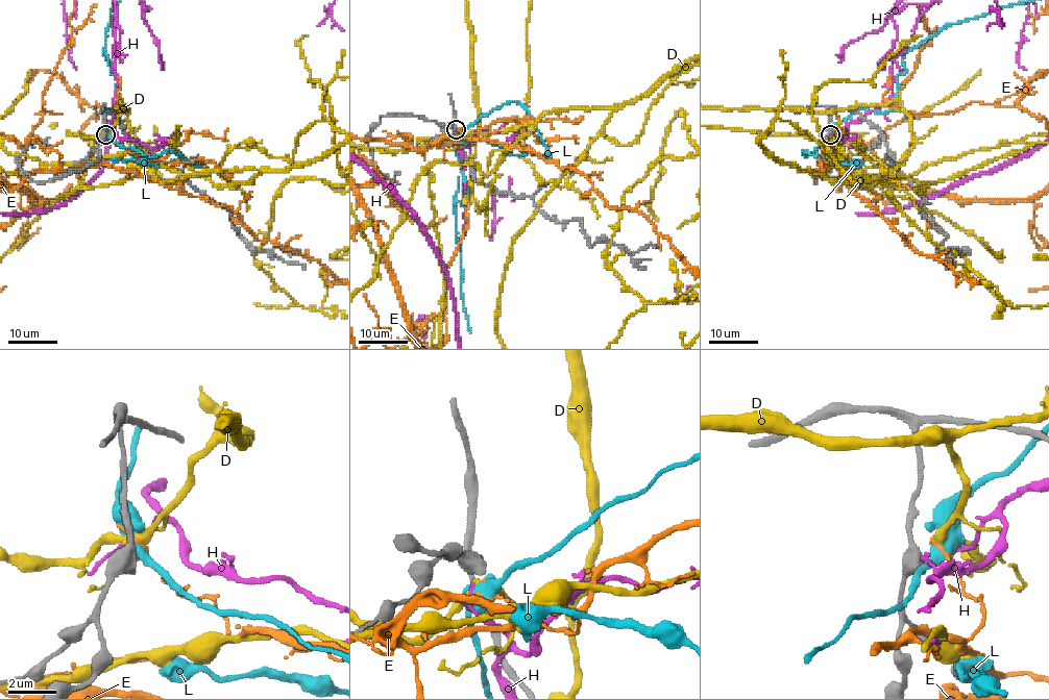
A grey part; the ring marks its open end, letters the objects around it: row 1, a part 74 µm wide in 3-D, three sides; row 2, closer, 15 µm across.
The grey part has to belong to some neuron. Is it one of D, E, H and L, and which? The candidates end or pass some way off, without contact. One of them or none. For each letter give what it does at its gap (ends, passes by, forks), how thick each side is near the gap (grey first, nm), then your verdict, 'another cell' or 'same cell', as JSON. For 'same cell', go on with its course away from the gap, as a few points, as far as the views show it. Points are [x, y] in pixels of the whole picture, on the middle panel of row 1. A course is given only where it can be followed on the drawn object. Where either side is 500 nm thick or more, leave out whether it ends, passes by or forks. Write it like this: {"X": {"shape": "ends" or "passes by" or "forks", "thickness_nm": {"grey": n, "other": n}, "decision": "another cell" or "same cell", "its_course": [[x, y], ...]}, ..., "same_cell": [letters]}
{"D": {"thickness_nm": {"grey": 500, "other": 280}, "decision": "another cell"}, "E": {"thickness_nm": {"grey": 500, "other": 130}, "decision": "another cell"}, "H": {"thickness_nm": {"grey": 500, "other": 80}, "decision": "another cell"}, "L": {"thickness_nm": {"grey": 500, "other": 480}, "decision": "another cell"}, "same_cell": []}

